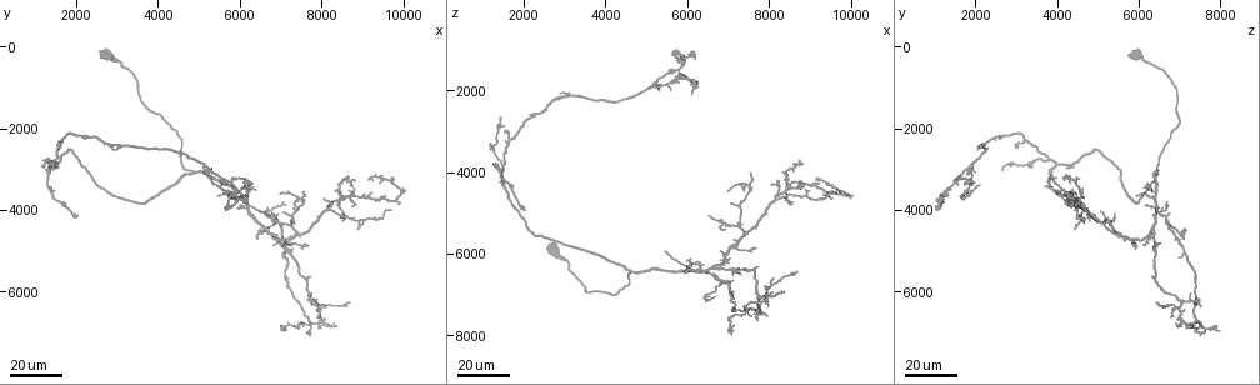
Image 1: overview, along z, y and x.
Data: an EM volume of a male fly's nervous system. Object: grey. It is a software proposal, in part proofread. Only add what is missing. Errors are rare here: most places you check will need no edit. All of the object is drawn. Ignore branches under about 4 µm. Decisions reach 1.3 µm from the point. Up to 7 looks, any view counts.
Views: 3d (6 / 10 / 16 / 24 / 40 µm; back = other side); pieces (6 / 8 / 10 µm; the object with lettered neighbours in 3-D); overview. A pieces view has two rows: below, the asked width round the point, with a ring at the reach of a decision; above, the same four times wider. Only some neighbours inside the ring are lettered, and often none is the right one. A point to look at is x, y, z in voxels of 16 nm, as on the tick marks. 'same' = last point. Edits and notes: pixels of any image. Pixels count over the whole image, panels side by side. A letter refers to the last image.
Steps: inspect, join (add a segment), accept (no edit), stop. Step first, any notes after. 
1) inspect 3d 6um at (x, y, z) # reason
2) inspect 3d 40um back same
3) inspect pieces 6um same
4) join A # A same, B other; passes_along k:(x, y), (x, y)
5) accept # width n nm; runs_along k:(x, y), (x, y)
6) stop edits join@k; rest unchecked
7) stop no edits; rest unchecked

inspect 3d 24um at (7900, 6550, 6800) # branch stops here

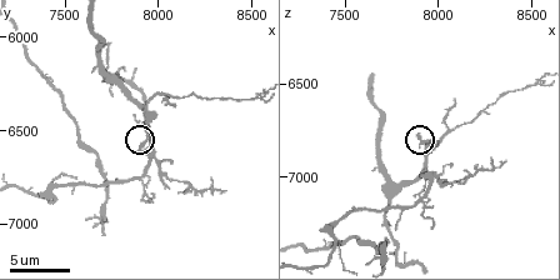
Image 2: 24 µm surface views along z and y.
inspect pieces 6um at (7880, 6620, 6760)

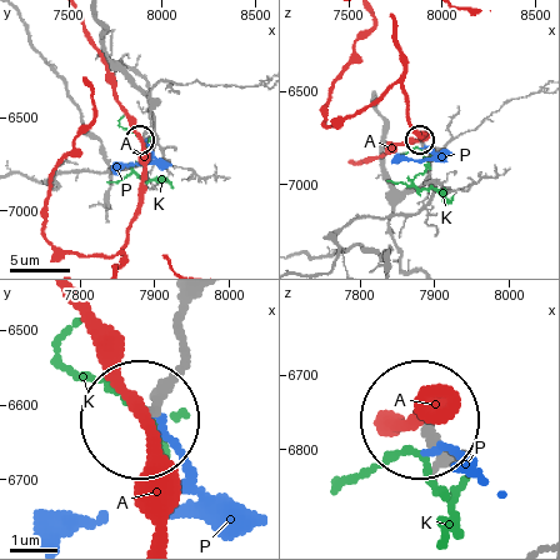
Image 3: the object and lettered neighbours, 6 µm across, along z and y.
accept # A other, K other, P other; runs_along 3:(180, 310), (180, 359), (148, 414); no lettered segment goes on from it

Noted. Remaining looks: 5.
inspect 3d 40um at (8300, 3500, 4000)

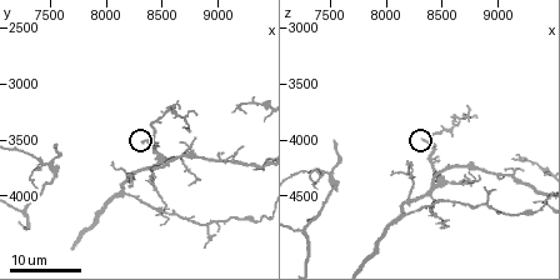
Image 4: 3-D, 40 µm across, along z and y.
inspect 3d 10um at (8320, 3520, 4000)

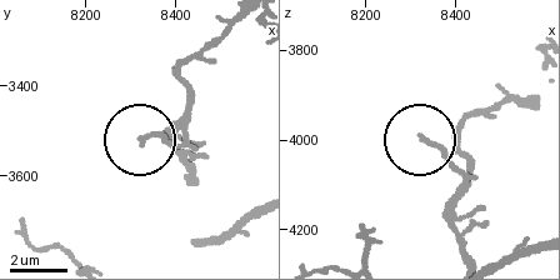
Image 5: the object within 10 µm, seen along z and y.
inspect pieces 6um at (8325, 3515, 4000)

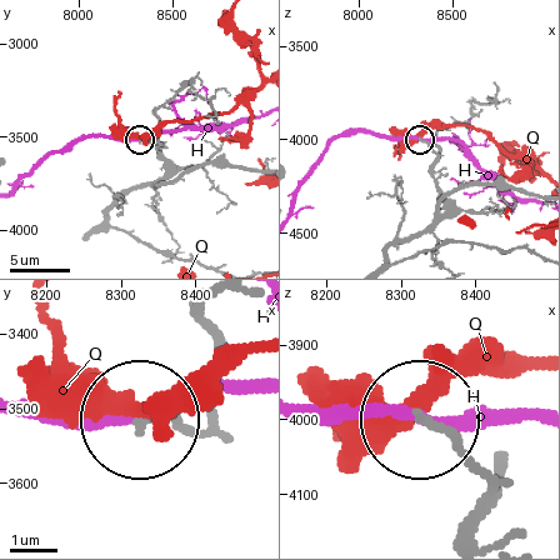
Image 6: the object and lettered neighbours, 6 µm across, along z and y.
accept # H other, Q other; runs_along 6:(474, 533), (478, 474), (418, 418); none of them fits

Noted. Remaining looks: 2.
inspect 3d 40um at (1500, 2950, 2600) # tapers out

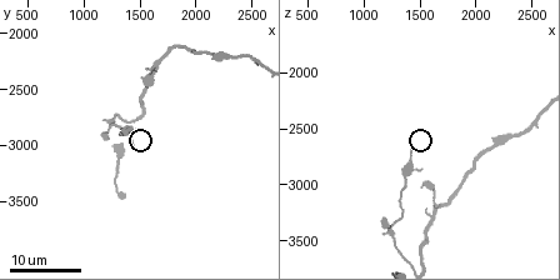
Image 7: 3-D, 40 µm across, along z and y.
inspect pieces 8um at (1420, 3000, 2660)

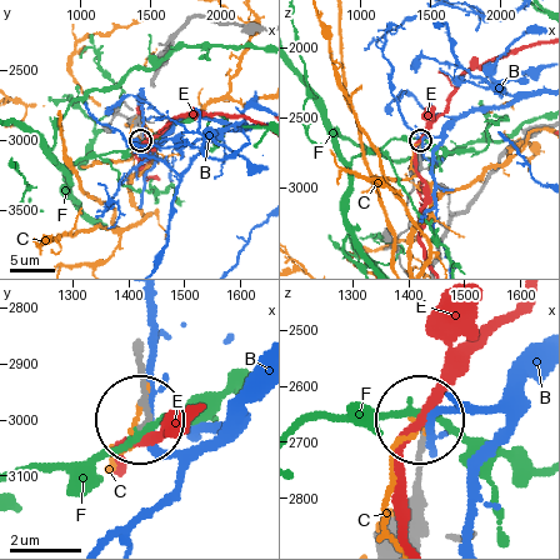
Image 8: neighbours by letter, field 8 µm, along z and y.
accept # B other, C other, E other, F other; runs_along 8:(135, 351), (140, 418); none of them fits

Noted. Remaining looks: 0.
stop no edits; rest unchecked

